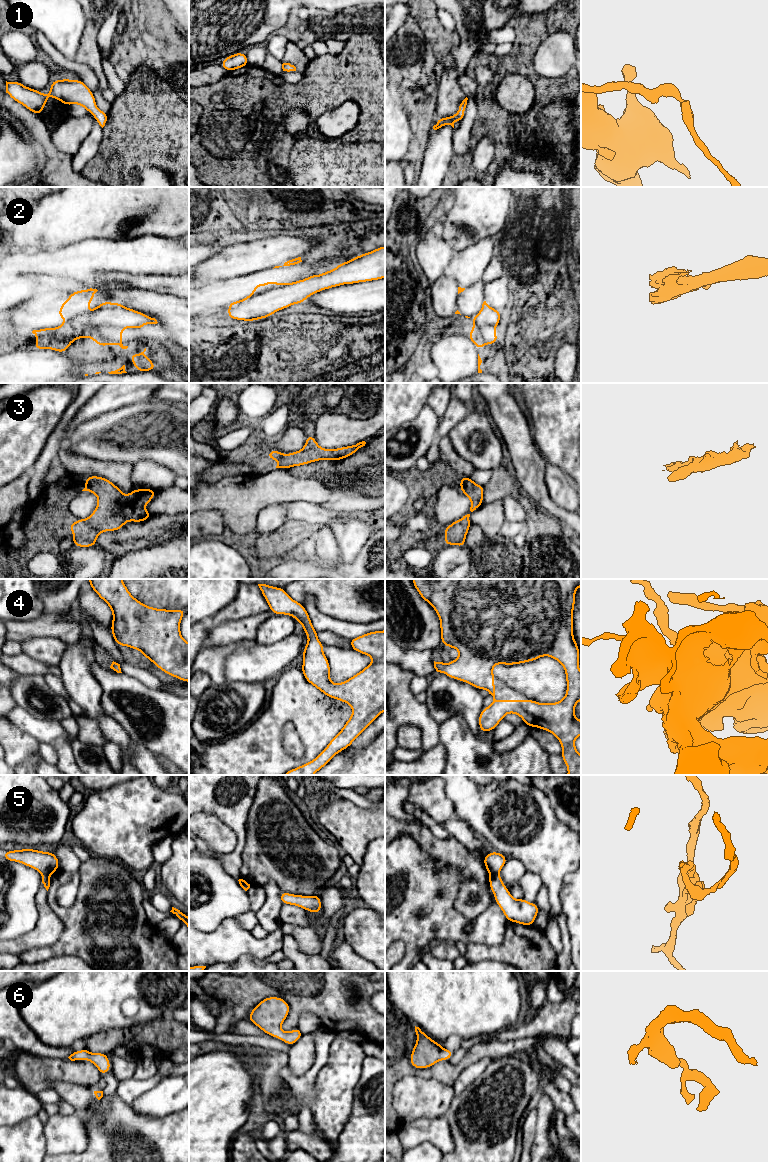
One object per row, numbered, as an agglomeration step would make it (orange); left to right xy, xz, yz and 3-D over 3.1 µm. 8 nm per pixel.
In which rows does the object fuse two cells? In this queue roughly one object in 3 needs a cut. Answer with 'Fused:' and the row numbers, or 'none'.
Fused: 5

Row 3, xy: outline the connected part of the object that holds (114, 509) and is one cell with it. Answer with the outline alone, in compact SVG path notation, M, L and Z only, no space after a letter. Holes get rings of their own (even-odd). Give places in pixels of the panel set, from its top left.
M88 476L85 488L82 491L94 493L98 497L98 503L93 513L87 519L77 519L70 524L68 529L74 532L70 537L76 547L96 546L97 537L101 532L117 531L126 522L143 522L152 516L144 507L154 498L157 491L149 488L132 490L130 494L124 495L122 491L111 481L99 476Z

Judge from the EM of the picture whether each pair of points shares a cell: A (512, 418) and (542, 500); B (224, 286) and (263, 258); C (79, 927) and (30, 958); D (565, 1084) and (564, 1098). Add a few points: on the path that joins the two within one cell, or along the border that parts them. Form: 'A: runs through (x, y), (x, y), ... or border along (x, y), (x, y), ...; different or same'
A: runs through (519, 438), (529, 464), (529, 473), (532, 480); same
B: border along (230, 278), (209, 281), (207, 283); different
C: runs through (67, 939), (56, 950), (42, 954); same
D: border along (553, 1082), (561, 1091), (568, 1093); different

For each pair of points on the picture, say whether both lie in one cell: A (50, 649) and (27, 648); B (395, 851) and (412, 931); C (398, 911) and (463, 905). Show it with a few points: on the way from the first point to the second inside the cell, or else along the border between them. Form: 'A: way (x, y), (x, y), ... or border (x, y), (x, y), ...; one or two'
A: way (44, 649), (33, 648); one
B: way (410, 871), (409, 911); one
C: border (459, 883), (454, 908), (470, 922); two

